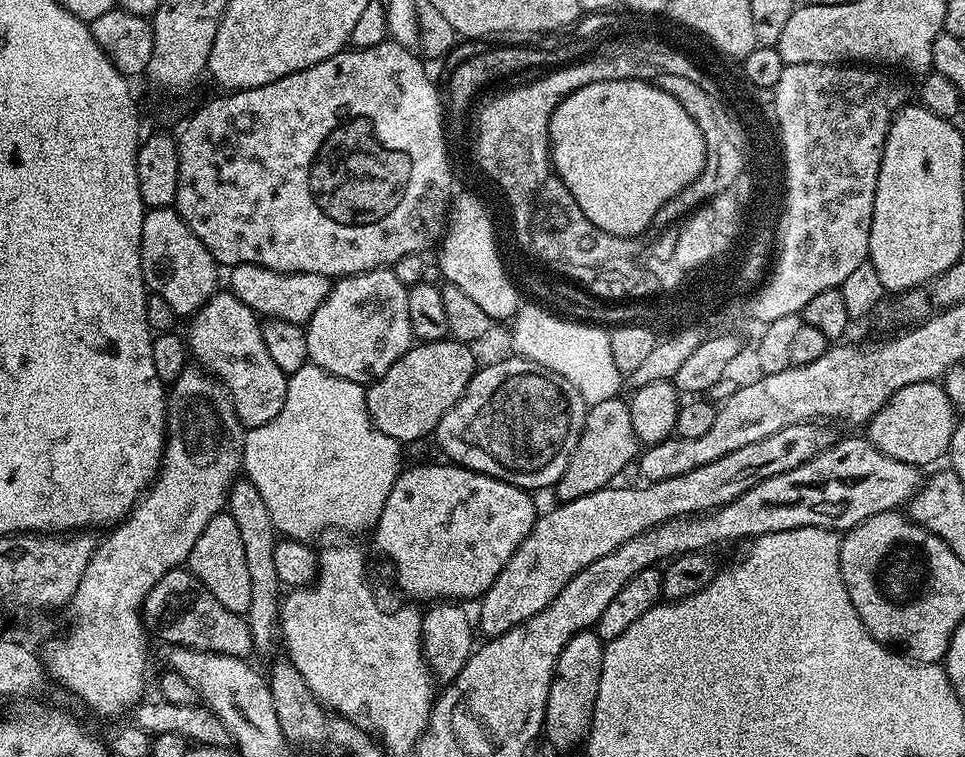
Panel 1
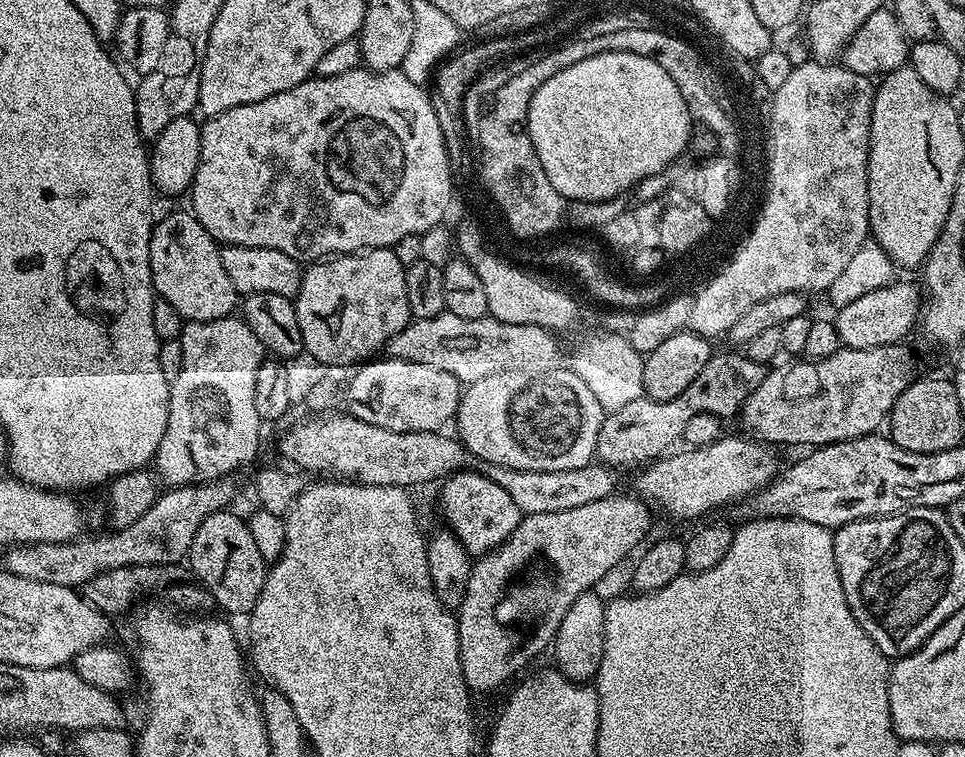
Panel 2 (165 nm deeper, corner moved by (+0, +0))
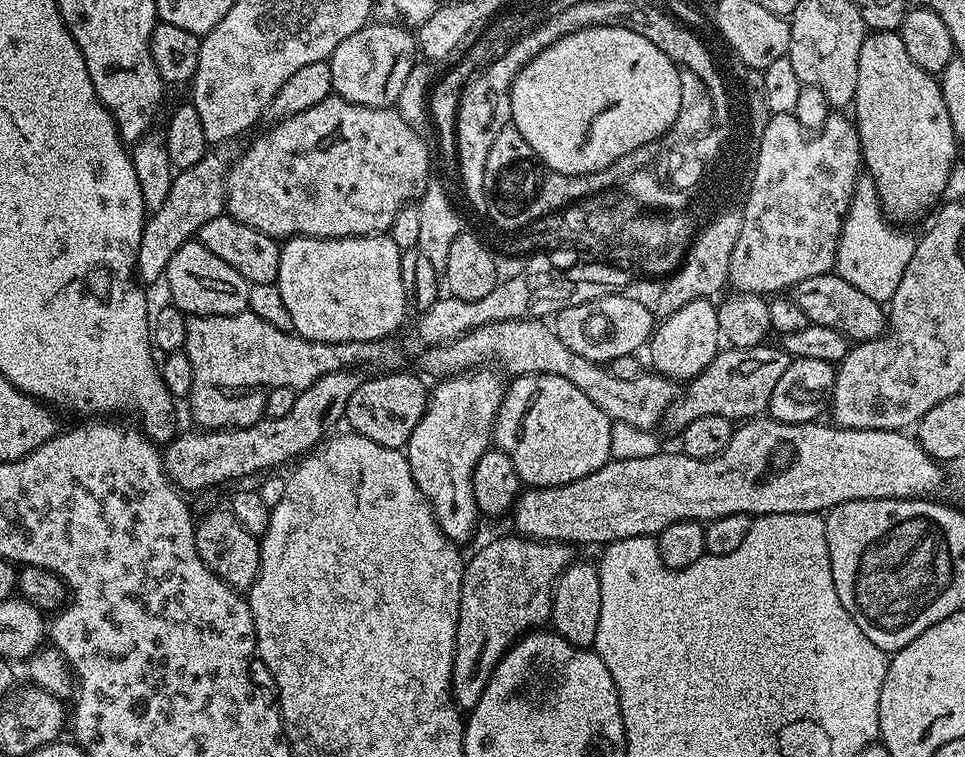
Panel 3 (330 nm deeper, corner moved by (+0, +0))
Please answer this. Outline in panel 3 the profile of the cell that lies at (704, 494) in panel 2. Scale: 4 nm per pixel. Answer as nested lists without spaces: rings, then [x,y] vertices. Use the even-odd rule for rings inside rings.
[[[753,418],[733,431],[730,446],[709,460],[699,460],[679,451],[661,450],[656,456],[634,460],[613,460],[600,469],[604,496],[568,496],[569,489],[533,488],[521,491],[511,509],[515,535],[526,540],[561,544],[600,544],[635,536],[659,536],[666,526],[683,520],[707,522],[726,514],[750,517],[791,512],[827,513],[828,509],[851,500],[918,500],[932,498],[946,484],[941,461],[926,455],[922,446],[907,431],[854,430],[831,423],[783,424],[771,418]]]

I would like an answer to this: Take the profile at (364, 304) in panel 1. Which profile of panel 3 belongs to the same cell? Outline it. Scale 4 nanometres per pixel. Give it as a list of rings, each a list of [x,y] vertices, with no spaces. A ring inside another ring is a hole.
[[[377,234],[374,236],[347,236],[337,240],[327,240],[317,236],[293,236],[283,241],[280,249],[280,261],[278,262],[278,278],[276,285],[278,290],[282,290],[282,298],[286,302],[290,313],[290,322],[297,336],[307,340],[383,340],[391,337],[392,332],[400,328],[400,323],[404,320],[404,315],[410,312],[406,290],[402,290],[402,266],[400,265],[400,253],[402,249],[396,245],[388,234]]]

